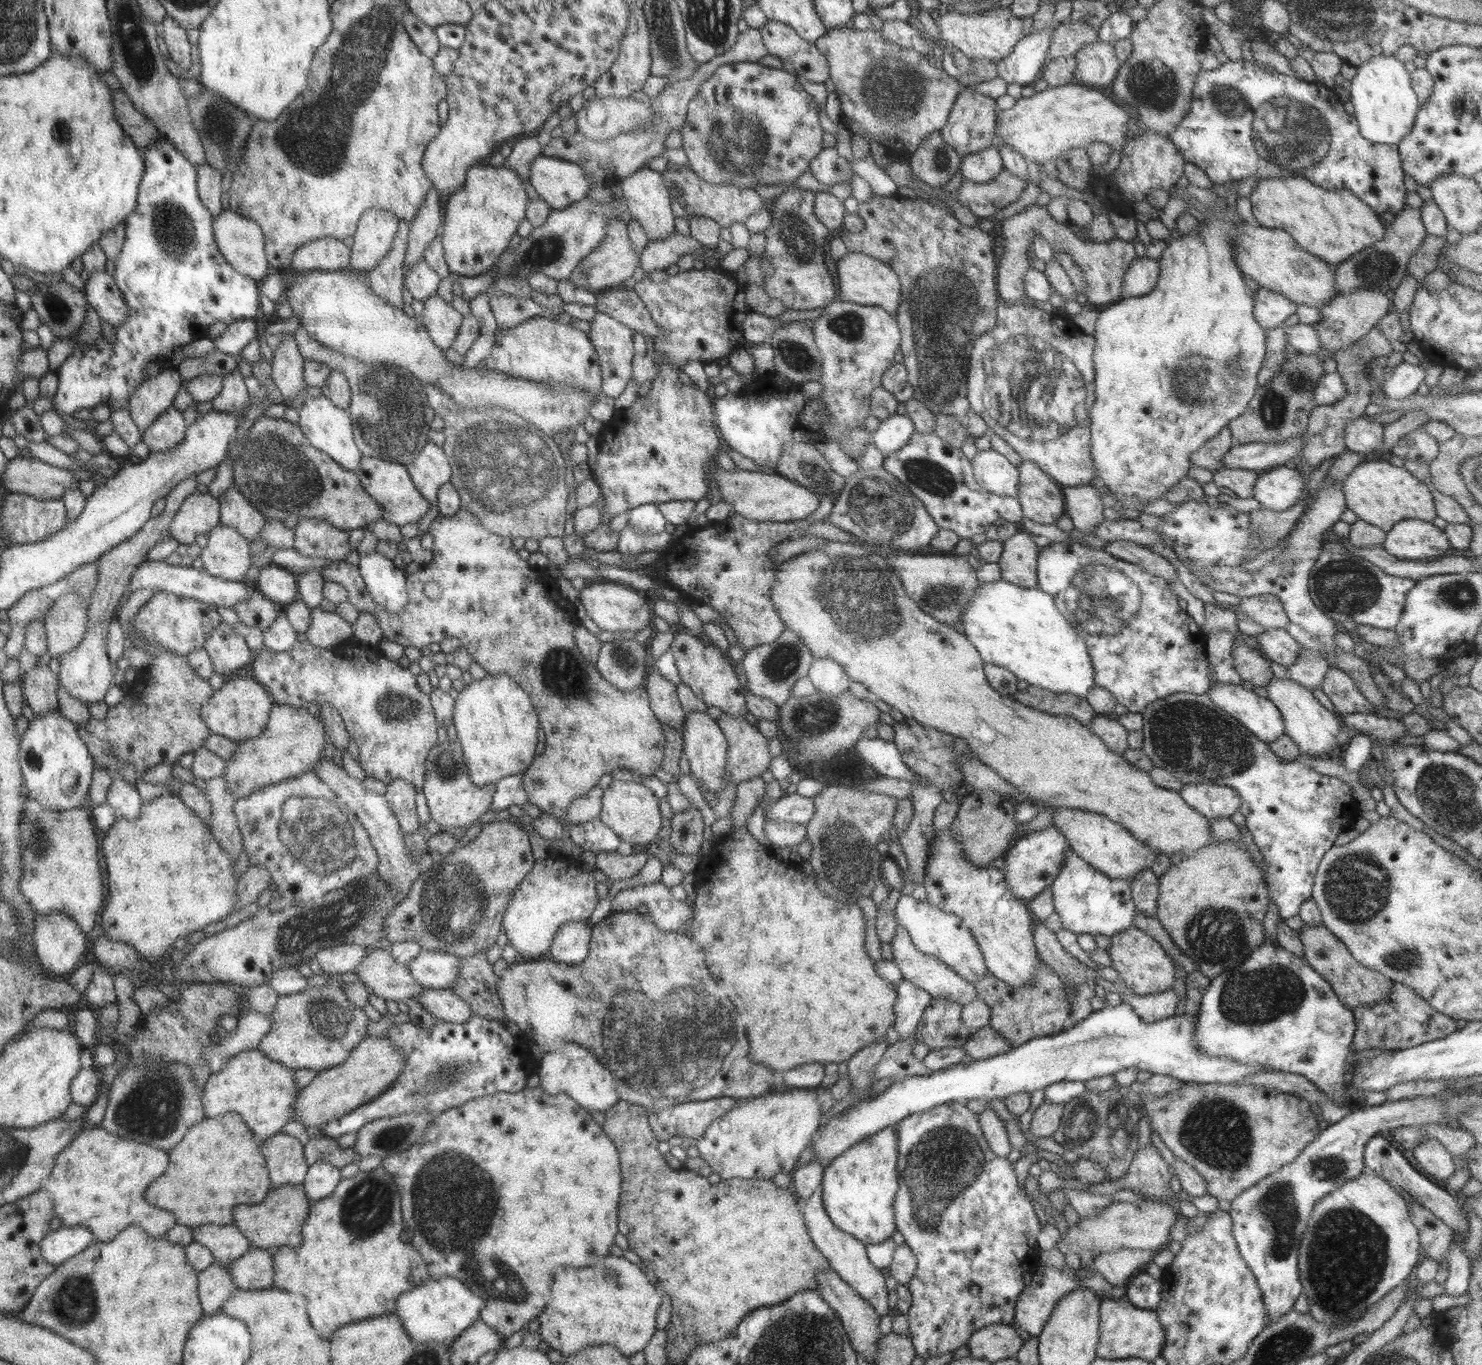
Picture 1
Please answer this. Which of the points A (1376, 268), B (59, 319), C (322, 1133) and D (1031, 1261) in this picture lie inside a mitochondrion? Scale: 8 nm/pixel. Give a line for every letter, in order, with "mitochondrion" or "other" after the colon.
A: mitochondrion
B: mitochondrion
C: other
D: other

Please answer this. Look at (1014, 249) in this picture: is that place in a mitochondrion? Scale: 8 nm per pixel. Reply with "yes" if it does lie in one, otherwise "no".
no

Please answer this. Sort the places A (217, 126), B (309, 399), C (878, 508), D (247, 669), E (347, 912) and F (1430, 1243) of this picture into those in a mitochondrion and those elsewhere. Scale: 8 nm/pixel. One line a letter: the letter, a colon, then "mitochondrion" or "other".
A: mitochondrion
B: other
C: mitochondrion
D: other
E: mitochondrion
F: other

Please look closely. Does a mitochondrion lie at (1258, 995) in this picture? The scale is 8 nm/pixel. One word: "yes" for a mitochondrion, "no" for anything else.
yes

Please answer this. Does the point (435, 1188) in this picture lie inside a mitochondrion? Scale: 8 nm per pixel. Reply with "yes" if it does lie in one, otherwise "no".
yes

